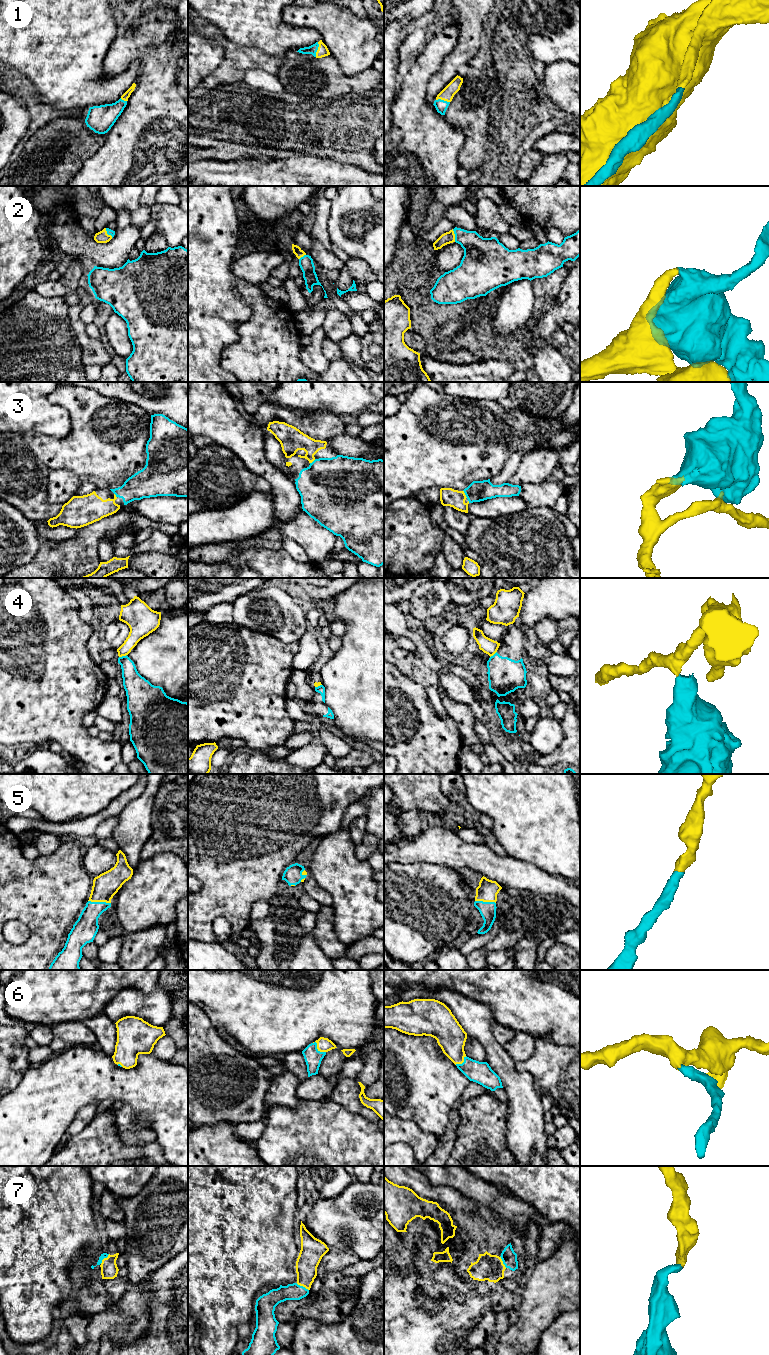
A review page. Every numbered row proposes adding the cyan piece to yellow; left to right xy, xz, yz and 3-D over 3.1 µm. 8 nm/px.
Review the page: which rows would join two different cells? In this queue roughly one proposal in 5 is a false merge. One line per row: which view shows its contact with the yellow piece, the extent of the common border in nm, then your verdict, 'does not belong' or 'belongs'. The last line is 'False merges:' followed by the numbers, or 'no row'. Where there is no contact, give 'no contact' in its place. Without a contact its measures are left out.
1: meets yellow in xz; contact 120 nm long; belongs
2: meets yellow in yz; contact 110 nm long; belongs
3: meets yellow in yz; contact 70 nm long; belongs
4: meets yellow in xy; contact 70 nm long; does not belong
5: meets yellow in xy; contact 190 nm long; belongs
6: meets yellow in xz; contact 130 nm long; belongs
7: meets yellow in xz; contact 120 nm long; belongs
False merges: 4

